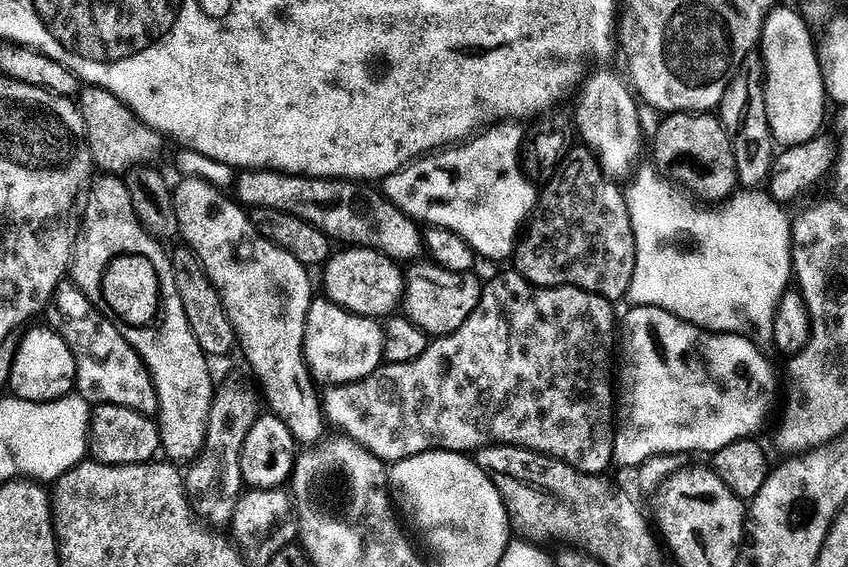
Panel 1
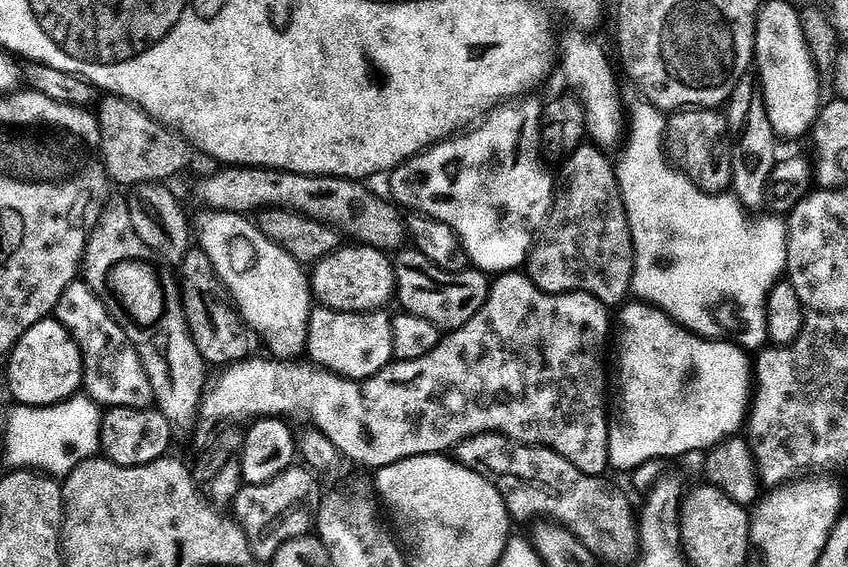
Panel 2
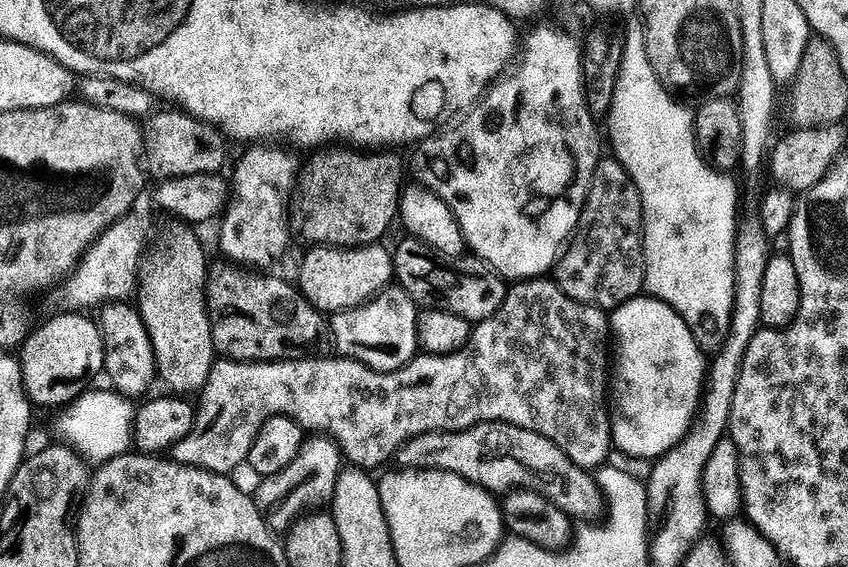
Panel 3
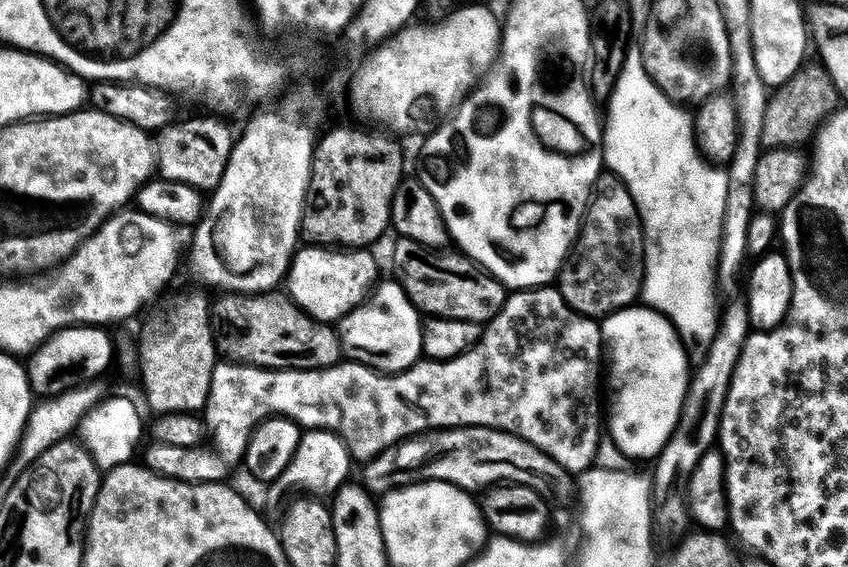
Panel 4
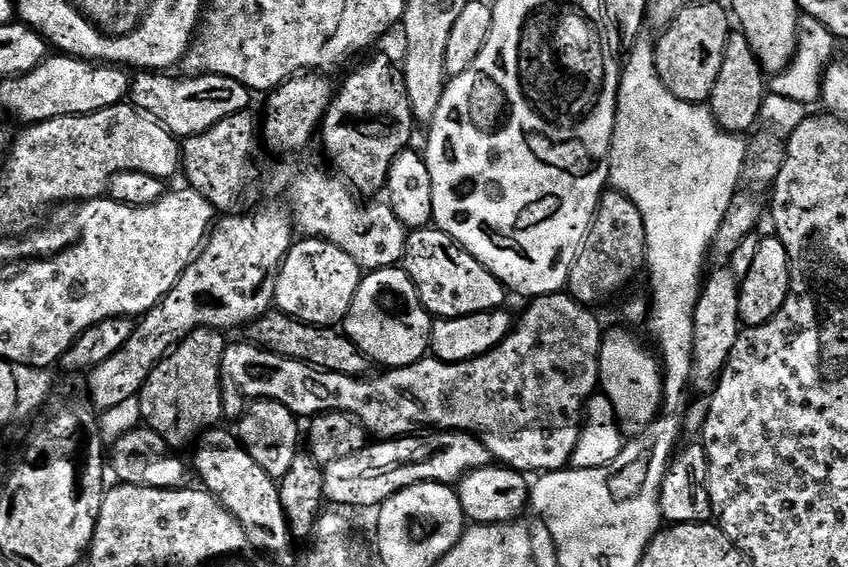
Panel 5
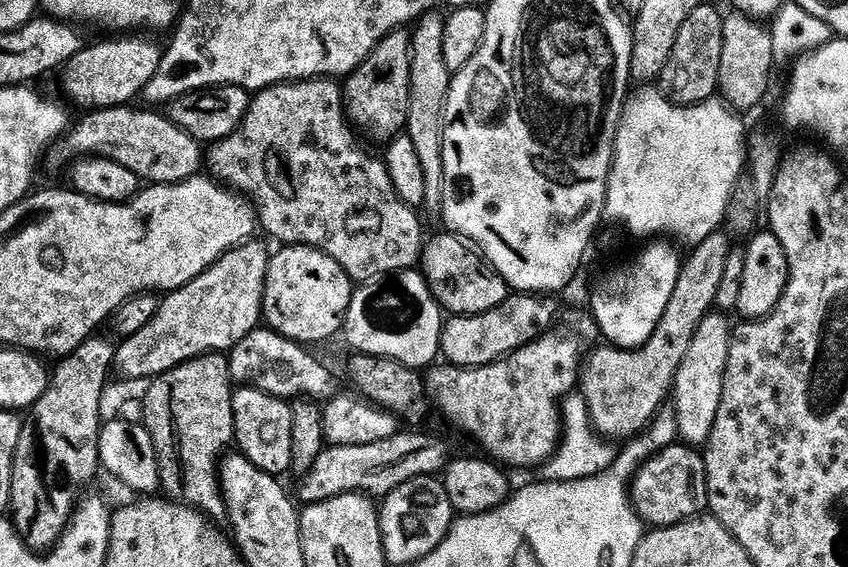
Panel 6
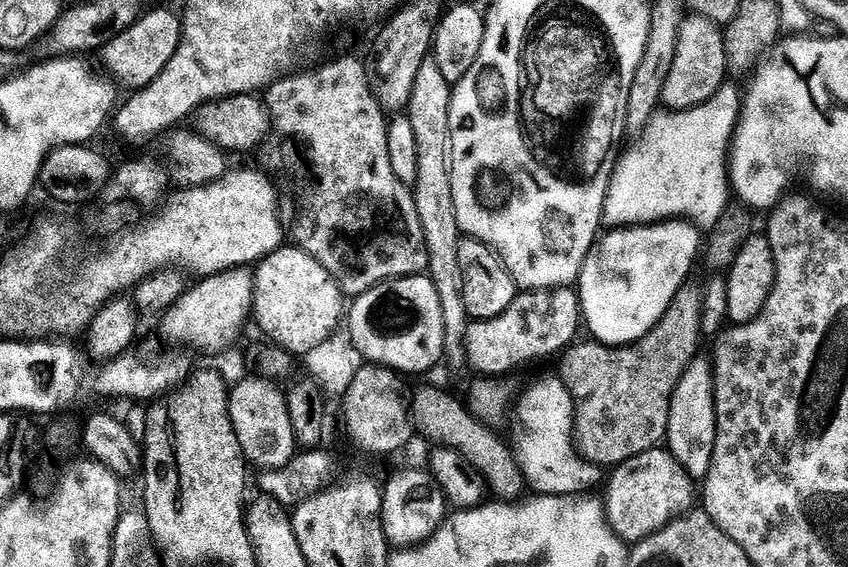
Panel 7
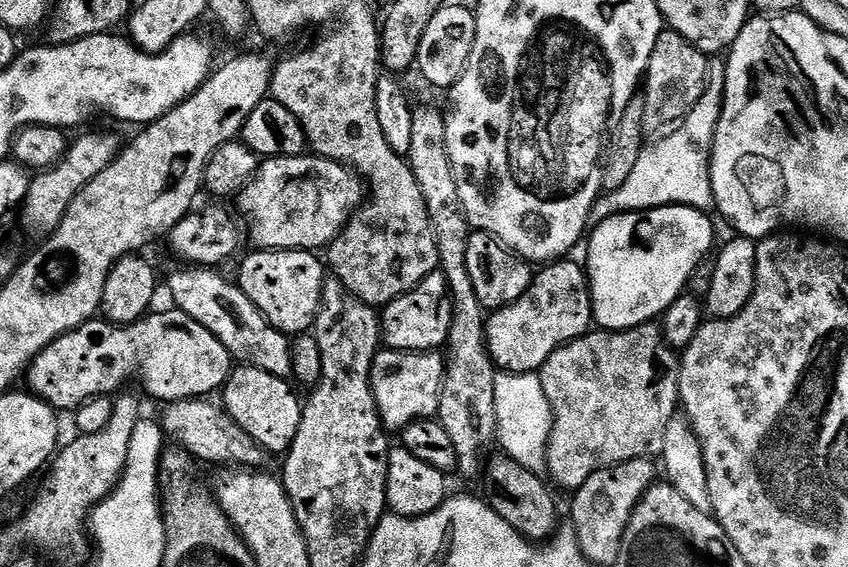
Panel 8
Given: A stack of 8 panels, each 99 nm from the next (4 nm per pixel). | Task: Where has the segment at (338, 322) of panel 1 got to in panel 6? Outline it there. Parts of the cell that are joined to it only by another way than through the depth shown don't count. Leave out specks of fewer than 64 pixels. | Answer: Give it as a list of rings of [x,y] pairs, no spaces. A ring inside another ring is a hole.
[[[409,270],[389,272],[367,282],[369,284],[364,284],[361,288],[359,285],[353,291],[348,313],[344,316],[342,336],[343,339],[348,339],[350,347],[356,348],[352,350],[365,356],[381,356],[387,360],[397,360],[398,363],[417,370],[435,365],[440,356],[440,332],[444,328],[446,316],[432,291],[428,289],[428,281],[419,271]]]

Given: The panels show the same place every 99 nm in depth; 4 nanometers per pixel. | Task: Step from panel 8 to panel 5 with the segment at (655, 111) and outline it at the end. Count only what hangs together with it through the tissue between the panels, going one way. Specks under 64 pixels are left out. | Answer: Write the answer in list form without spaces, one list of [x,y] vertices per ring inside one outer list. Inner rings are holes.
[[[693,2],[688,8],[683,8],[671,24],[659,33],[660,41],[655,41],[656,75],[666,90],[670,90],[670,94],[682,102],[704,104],[711,101],[714,82],[718,82],[730,35],[730,16],[725,12],[716,4]]]

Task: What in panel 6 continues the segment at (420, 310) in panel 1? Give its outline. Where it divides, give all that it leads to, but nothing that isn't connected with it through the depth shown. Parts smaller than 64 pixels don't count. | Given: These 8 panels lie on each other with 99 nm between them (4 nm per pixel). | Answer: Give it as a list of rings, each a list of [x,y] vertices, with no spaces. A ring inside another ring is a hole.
[[[443,234],[427,241],[422,249],[419,267],[422,275],[428,281],[428,289],[440,303],[441,309],[452,316],[477,316],[486,314],[486,310],[494,310],[494,306],[502,306],[502,302],[510,295],[506,281],[496,273],[495,268],[484,259],[475,247],[469,246],[461,237],[455,234]]]

